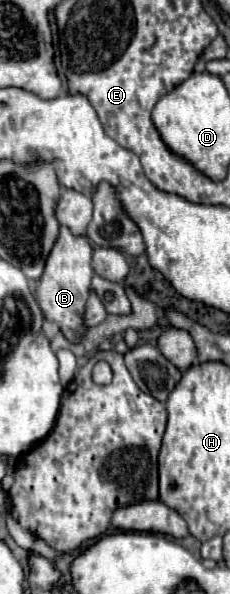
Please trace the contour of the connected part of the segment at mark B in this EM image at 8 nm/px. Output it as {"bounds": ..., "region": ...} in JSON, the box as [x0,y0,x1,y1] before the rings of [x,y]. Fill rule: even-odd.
{"bounds":[37,226,93,342],"region":[[[61,226],[59,238],[47,258],[45,272],[37,284],[37,302],[45,314],[45,318],[55,322],[69,342],[79,342],[85,336],[83,314],[85,302],[89,296],[93,268],[91,268],[91,244],[85,236],[73,236],[69,228]]]}

